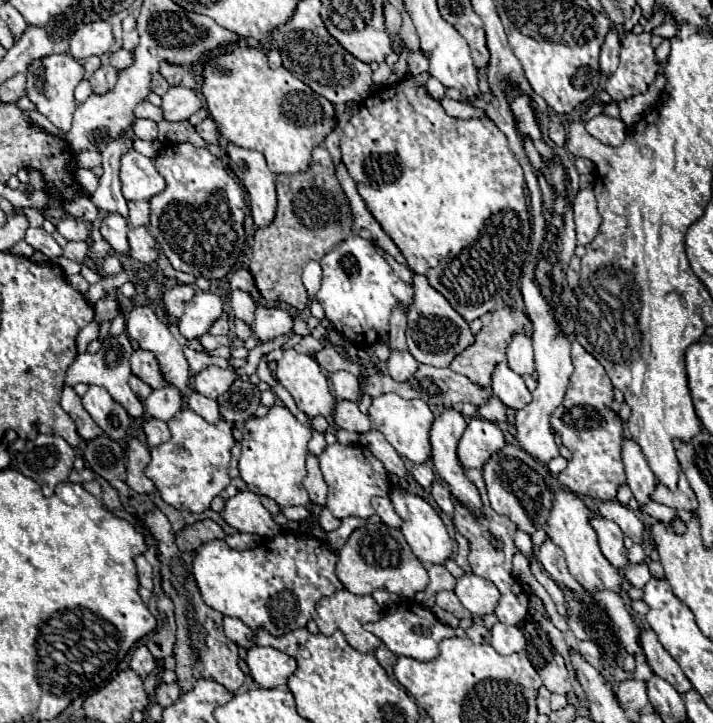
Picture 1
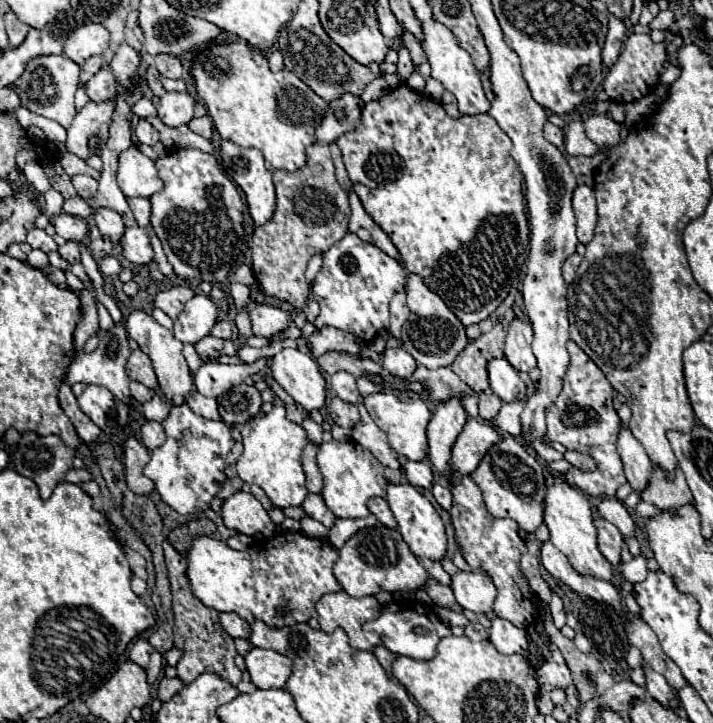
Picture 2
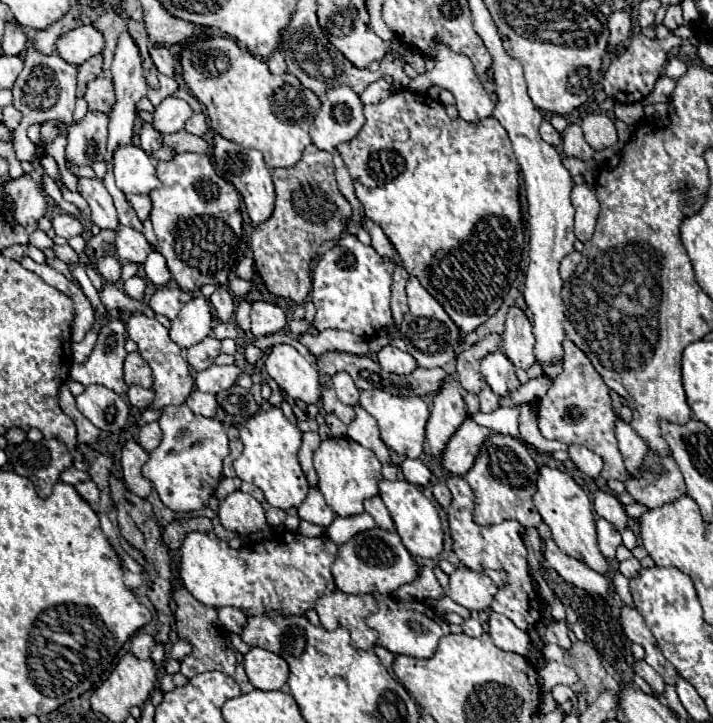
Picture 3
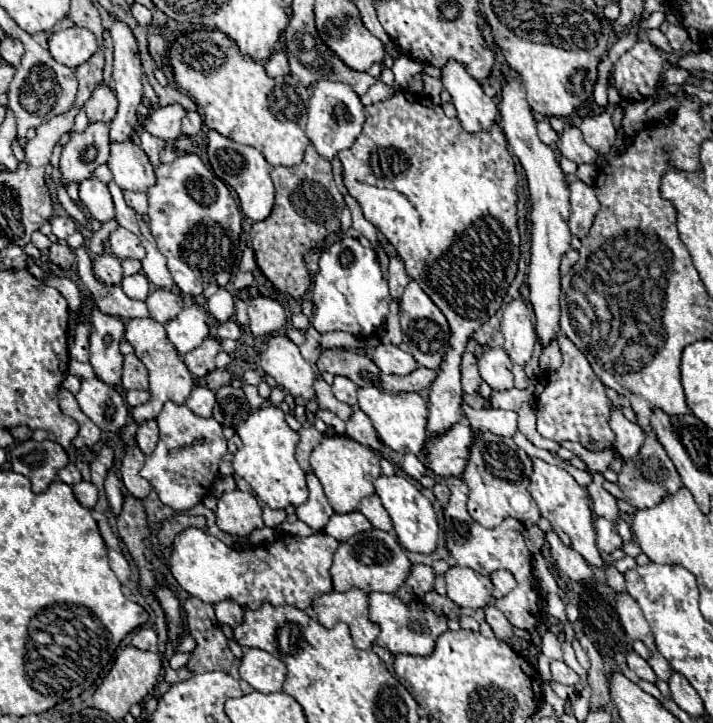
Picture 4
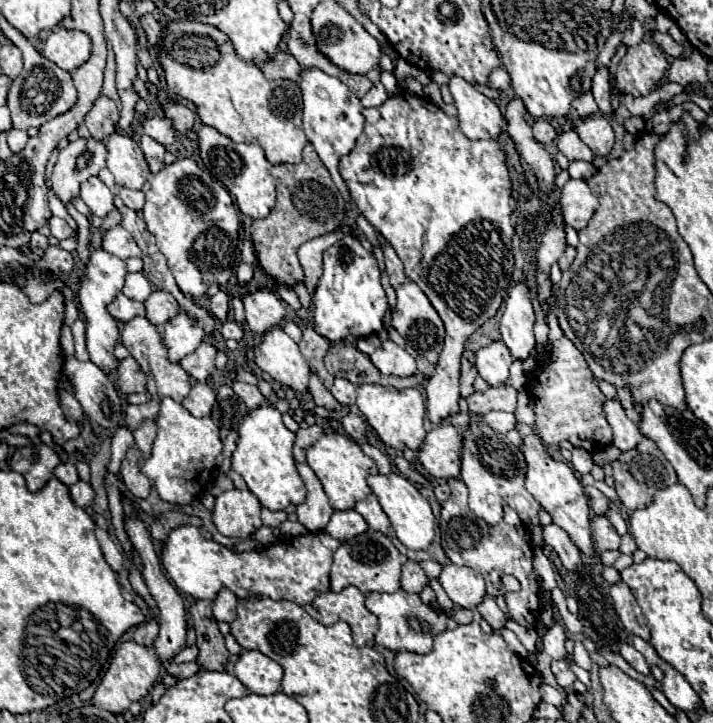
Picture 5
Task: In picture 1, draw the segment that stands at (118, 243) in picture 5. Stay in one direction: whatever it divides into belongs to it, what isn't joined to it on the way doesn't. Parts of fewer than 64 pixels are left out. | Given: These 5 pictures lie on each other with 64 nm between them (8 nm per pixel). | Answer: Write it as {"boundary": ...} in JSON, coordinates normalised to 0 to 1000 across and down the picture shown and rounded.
{"boundary":[[[182,315],[180,321],[180,337],[182,337],[182,357],[199,365],[210,365],[222,357],[219,332],[205,315]]]}

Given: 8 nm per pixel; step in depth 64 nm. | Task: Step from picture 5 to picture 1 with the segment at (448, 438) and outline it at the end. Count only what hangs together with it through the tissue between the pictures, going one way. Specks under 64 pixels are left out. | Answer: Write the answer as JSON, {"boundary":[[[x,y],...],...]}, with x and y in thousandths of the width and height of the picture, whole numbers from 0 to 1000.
{"boundary":[[[673,575],[659,578],[645,611],[642,611],[642,636],[651,650],[676,647],[690,625],[698,625],[710,614],[707,600],[698,589]]]}

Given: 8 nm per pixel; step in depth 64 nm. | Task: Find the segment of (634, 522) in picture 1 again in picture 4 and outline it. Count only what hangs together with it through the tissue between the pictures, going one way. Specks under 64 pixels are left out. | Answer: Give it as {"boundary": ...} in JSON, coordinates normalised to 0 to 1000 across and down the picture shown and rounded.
{"boundary":[[[829,654],[829,658],[832,665],[825,672],[825,680],[827,680],[833,711],[844,714],[856,722],[864,722],[870,716],[870,708],[867,708],[861,686],[846,675],[846,667],[849,665],[846,657],[843,654]]]}

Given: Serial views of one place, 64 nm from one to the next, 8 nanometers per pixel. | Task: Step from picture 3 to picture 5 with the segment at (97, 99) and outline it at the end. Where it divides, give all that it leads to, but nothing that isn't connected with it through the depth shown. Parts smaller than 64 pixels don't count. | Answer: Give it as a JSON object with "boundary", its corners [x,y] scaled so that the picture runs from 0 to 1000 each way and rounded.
{"boundary":[[[140,133],[121,160],[121,174],[126,180],[126,188],[135,194],[151,191],[160,183],[165,163],[168,163],[168,155],[163,144],[154,136]]]}

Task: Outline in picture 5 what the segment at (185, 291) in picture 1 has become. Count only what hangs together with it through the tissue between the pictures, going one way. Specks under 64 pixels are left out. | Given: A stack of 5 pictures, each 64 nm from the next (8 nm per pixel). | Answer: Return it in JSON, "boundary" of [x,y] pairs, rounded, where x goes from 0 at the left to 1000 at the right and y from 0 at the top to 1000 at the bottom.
{"boundary":[[[216,401],[205,418],[202,418],[202,426],[205,426],[205,440],[216,448],[216,451],[227,451],[230,445],[236,445],[241,437],[250,434],[250,420],[241,409],[236,409],[233,404],[224,404],[224,401]]]}

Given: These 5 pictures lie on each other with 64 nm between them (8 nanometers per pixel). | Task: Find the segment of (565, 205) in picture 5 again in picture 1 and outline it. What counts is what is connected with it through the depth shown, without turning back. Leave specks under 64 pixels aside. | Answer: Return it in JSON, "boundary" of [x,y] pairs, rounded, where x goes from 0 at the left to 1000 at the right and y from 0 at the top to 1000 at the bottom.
{"boundary":[[[816,260],[805,277],[805,306],[812,337],[827,337],[842,315],[842,296],[830,260]]]}

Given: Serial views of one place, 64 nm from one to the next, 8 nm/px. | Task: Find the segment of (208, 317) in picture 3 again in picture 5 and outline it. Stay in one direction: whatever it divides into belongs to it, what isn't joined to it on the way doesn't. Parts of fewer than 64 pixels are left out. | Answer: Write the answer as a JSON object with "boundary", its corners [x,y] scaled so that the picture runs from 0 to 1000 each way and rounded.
{"boundary":[[[247,434],[227,451],[227,476],[236,484],[236,498],[244,503],[261,490],[269,490],[283,470],[286,459],[281,459],[281,454],[275,454],[258,434]]]}

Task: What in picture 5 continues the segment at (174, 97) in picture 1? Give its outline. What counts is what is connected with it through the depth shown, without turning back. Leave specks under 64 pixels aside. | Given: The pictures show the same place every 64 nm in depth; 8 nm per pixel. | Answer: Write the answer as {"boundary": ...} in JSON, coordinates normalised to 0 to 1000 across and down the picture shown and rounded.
{"boundary":[[[216,160],[216,163],[208,163],[202,172],[199,172],[199,180],[205,188],[216,191],[222,199],[227,199],[230,205],[236,205],[241,196],[244,196],[244,180],[241,180],[241,169],[233,163],[233,160]]]}

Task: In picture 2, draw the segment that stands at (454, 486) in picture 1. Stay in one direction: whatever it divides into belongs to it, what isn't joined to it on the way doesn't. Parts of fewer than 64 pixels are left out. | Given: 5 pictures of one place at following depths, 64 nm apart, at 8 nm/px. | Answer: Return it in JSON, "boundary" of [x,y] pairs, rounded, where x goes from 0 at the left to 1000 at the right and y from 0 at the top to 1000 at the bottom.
{"boundary":[[[634,548],[631,553],[614,559],[612,570],[600,584],[600,633],[620,656],[634,653],[628,642],[631,620],[640,603],[648,598],[654,578],[656,573],[648,562],[648,553],[642,548]]]}

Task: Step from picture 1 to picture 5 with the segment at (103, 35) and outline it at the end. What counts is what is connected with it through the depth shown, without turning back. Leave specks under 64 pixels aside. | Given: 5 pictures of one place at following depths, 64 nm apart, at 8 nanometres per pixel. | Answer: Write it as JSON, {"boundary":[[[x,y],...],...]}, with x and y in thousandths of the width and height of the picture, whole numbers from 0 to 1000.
{"boundary":[[[84,39],[65,53],[56,75],[65,83],[84,91],[87,97],[101,100],[104,94],[115,91],[123,83],[126,55],[123,55],[123,50],[118,50],[118,44]]]}

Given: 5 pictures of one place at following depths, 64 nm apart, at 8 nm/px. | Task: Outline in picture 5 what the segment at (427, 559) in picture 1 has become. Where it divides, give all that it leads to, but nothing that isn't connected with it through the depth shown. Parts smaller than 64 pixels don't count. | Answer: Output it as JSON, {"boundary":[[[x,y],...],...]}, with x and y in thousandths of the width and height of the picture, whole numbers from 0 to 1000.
{"boundary":[[[525,656],[525,658],[516,658],[516,672],[522,675],[522,680],[527,683],[536,705],[541,708],[550,730],[553,730],[553,739],[555,744],[569,755],[569,758],[578,758],[578,761],[595,761],[603,755],[603,750],[609,747],[609,711],[603,705],[603,697],[600,692],[586,680],[586,675],[572,667],[564,656]]]}

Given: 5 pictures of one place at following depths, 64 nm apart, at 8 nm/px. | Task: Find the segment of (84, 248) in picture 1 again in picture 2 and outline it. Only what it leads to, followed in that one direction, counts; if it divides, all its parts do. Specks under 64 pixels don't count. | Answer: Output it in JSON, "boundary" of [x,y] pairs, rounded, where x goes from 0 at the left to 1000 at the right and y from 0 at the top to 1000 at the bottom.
{"boundary":[[[93,335],[90,340],[81,343],[81,349],[90,360],[109,360],[112,362],[112,346],[109,346],[107,335]]]}

